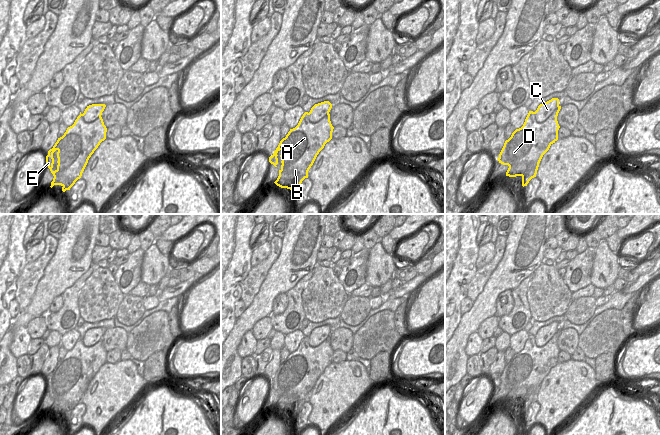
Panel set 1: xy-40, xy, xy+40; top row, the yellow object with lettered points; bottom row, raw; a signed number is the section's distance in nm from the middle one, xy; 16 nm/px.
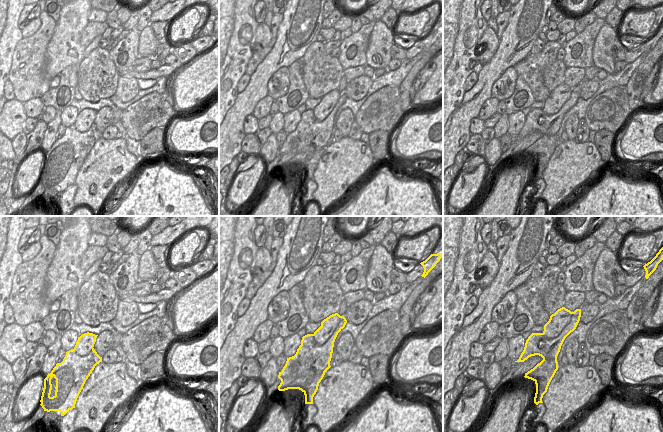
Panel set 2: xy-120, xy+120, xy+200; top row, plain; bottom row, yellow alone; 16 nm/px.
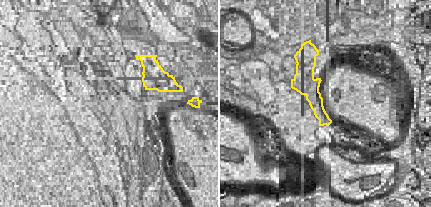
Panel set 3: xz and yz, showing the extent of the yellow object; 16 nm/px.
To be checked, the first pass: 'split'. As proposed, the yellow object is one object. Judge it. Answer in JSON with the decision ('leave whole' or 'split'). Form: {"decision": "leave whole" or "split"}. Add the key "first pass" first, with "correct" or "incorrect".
{"first pass": "correct", "decision": "split"}

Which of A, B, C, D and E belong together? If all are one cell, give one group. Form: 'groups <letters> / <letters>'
groups A B D E / C

